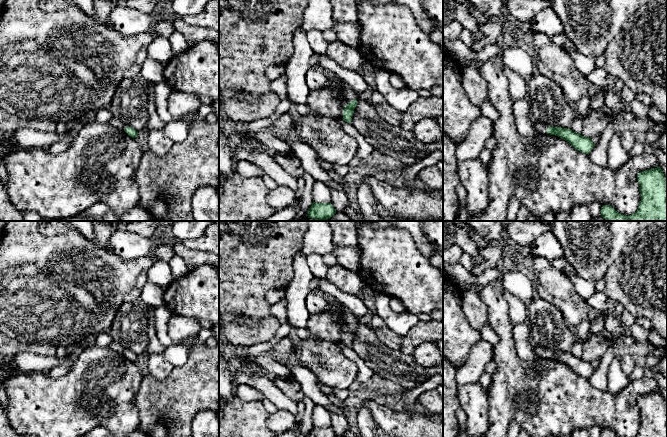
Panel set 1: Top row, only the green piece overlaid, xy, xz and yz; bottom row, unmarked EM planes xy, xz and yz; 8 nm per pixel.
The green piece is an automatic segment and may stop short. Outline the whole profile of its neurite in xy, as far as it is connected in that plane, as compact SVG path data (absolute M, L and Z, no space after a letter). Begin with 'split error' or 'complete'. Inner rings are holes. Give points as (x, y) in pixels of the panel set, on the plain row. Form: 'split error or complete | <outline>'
split error | M113 341L110 345L109 348L112 349L113 351L119 352L124 354L130 361L136 362L138 356L134 354L132 351L127 351L123 346L121 346L118 342Z

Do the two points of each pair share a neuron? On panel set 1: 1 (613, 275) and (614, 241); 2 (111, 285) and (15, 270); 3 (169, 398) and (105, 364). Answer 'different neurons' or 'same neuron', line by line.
1: different neurons
2: same neuron
3: different neurons

